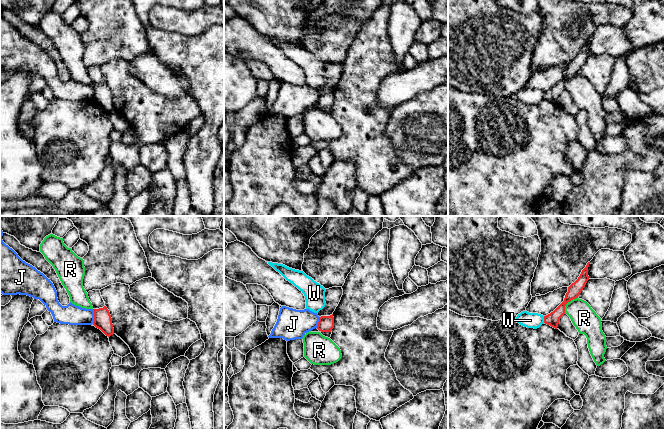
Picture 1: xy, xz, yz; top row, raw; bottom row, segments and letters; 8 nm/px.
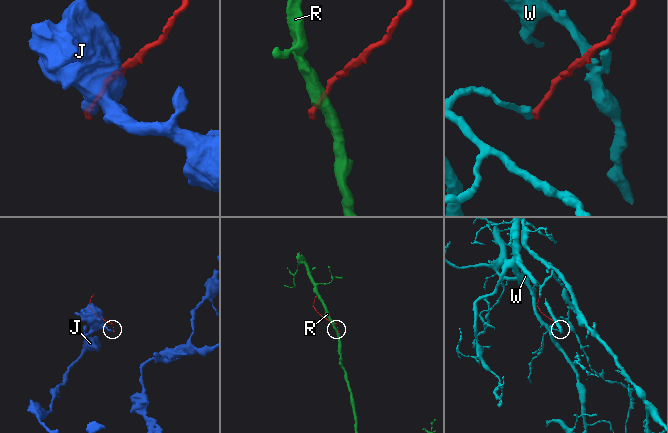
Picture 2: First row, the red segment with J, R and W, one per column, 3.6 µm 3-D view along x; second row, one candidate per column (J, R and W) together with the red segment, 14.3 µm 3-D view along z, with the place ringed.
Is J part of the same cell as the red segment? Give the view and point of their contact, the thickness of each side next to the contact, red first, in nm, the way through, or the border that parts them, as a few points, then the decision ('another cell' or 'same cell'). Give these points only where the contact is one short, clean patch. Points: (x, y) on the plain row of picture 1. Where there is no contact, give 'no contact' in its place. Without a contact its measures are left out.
xy (94, 92) | 140/160 nm | along xy (92, 85), (93, 99) | another cell

